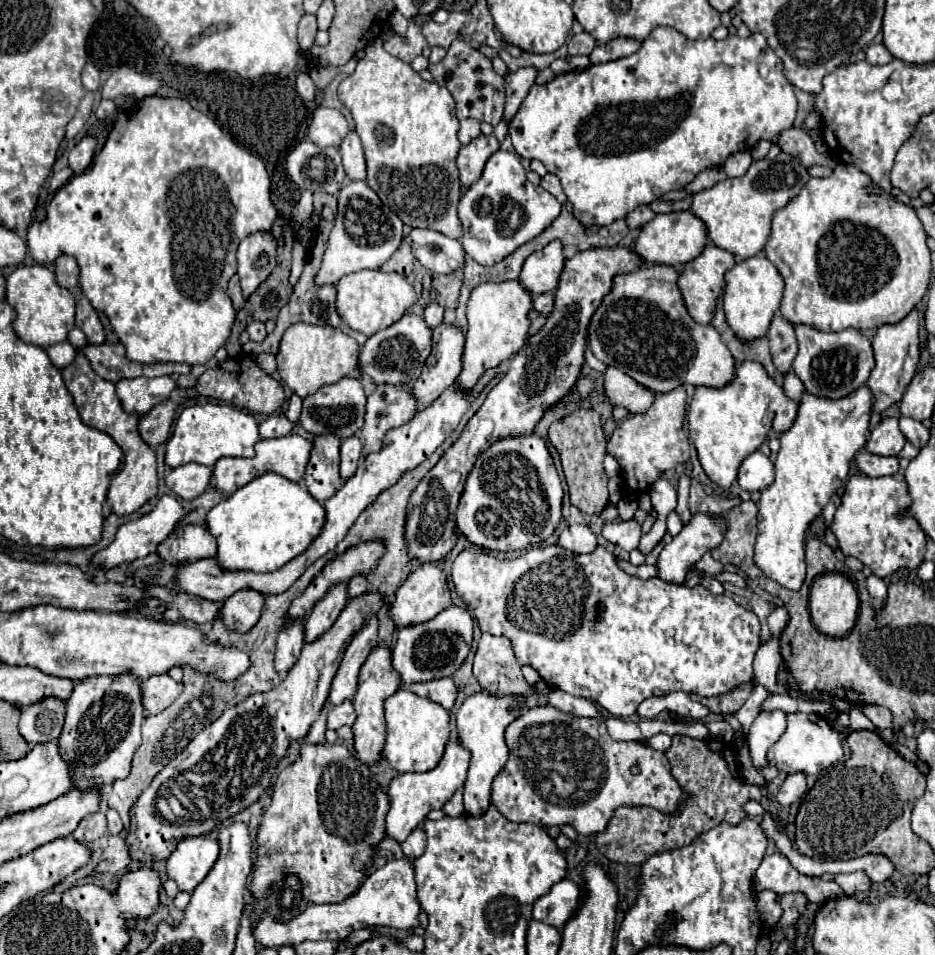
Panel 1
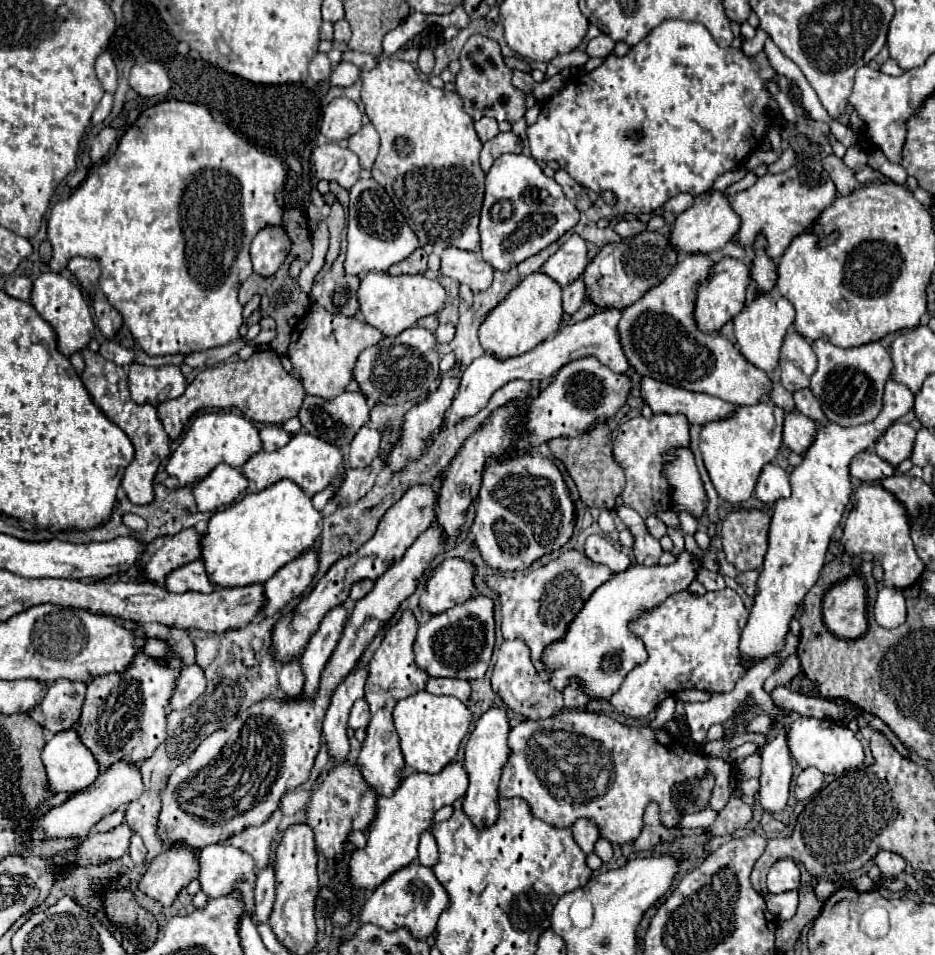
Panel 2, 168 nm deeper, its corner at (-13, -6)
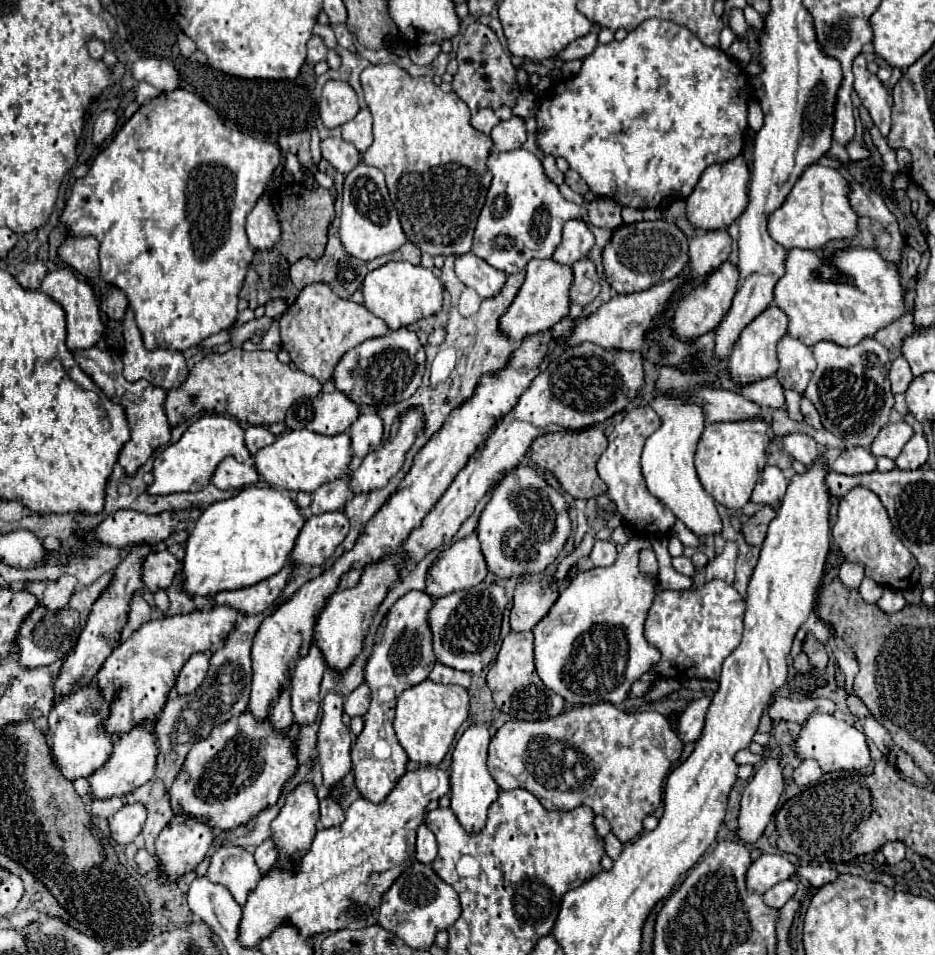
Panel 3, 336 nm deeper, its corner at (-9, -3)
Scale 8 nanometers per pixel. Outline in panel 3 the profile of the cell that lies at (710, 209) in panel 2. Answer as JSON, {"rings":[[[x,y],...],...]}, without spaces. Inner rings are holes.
{"rings":[[[737,156],[737,160],[729,160],[729,164],[713,164],[713,168],[707,168],[701,174],[701,180],[697,182],[691,196],[685,200],[685,216],[693,224],[695,230],[721,230],[729,228],[745,210],[749,196],[747,196],[747,182],[749,182],[749,168],[743,156]]]}

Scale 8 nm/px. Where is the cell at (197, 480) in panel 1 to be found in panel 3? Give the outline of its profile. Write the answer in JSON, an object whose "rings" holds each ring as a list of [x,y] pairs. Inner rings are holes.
{"rings":[[[231,456],[225,458],[225,460],[217,466],[217,470],[215,470],[213,478],[211,478],[213,486],[217,486],[219,490],[245,488],[245,486],[255,484],[257,480],[259,480],[257,470],[255,470],[251,464],[241,464],[241,462],[237,462],[235,458],[231,458]]]}

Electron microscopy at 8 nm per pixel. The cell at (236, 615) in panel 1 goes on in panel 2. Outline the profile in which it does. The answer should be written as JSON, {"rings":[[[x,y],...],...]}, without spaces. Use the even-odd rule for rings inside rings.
{"rings":[[[311,547],[305,551],[305,555],[299,555],[293,559],[293,563],[287,563],[265,583],[265,615],[273,615],[275,611],[283,609],[293,597],[299,597],[303,589],[313,581],[313,575],[319,567],[319,549]]]}

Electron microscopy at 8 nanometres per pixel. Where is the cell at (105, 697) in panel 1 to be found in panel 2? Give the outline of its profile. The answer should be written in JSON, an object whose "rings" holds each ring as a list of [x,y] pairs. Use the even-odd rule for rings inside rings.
{"rings":[[[141,651],[133,657],[133,663],[121,673],[99,675],[89,681],[79,737],[91,749],[101,767],[109,767],[115,761],[139,763],[149,759],[165,735],[165,715],[167,705],[181,671],[183,663],[179,655],[169,655],[169,659],[149,659]]]}

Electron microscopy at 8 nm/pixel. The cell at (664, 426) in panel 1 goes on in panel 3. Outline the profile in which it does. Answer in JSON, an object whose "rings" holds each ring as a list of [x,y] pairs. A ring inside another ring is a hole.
{"rings":[[[637,406],[637,408],[627,410],[623,420],[619,424],[615,424],[615,428],[609,436],[609,446],[597,462],[597,472],[603,478],[603,482],[607,484],[607,496],[617,504],[617,510],[623,514],[623,518],[629,524],[635,524],[631,528],[641,530],[641,534],[645,538],[667,534],[675,522],[673,512],[667,506],[663,506],[661,500],[657,500],[647,490],[647,484],[645,484],[643,472],[641,472],[643,444],[649,438],[649,434],[653,434],[659,426],[661,426],[661,418],[649,406]]]}

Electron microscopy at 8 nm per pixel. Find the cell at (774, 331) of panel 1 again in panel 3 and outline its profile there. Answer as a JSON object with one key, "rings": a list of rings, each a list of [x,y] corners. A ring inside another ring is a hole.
{"rings":[[[785,334],[777,344],[779,370],[777,380],[785,390],[795,390],[803,394],[809,384],[809,378],[815,372],[815,358],[809,346],[799,342],[797,338]]]}

